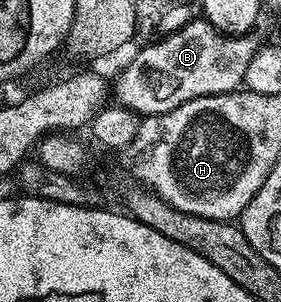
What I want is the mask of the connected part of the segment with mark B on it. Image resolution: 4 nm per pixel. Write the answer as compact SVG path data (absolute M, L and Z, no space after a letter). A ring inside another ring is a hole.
M204 18L193 19L134 56L120 74L116 86L114 83L118 103L141 116L157 115L197 97L238 91L244 85L249 62L261 47L258 41L249 39L253 38L219 32Z

